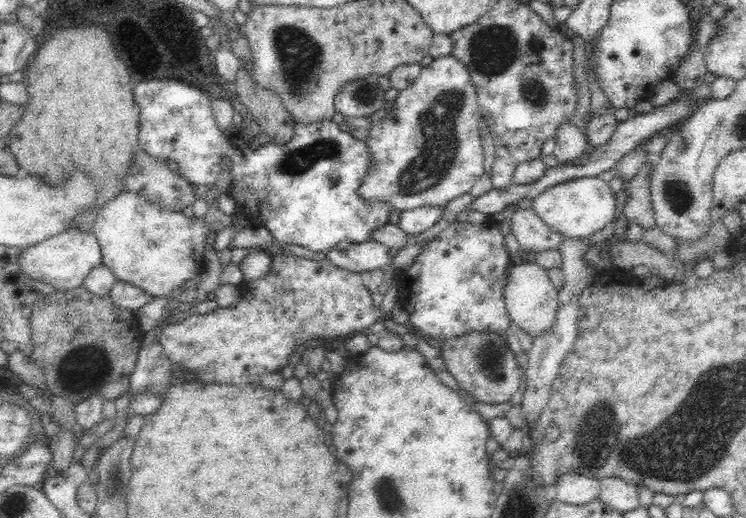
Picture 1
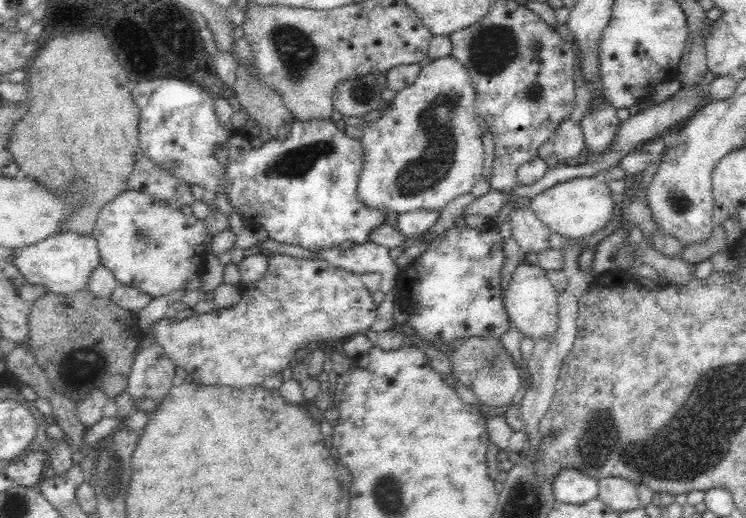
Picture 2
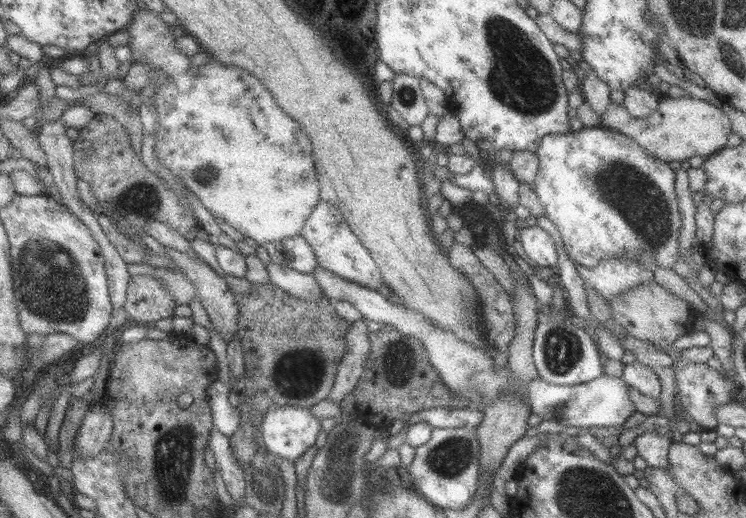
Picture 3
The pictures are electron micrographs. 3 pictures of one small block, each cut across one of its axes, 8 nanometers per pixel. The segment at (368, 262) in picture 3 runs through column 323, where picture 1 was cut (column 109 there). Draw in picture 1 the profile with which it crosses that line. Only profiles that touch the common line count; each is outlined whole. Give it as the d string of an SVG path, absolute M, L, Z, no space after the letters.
M122 192L114 200L110 200L99 211L96 223L93 225L93 234L96 234L102 265L106 266L116 277L117 282L125 282L140 288L153 297L161 297L176 292L187 281L199 279L202 273L204 252L209 231L202 219L194 215L189 217L179 210L166 210L155 206L146 196Z

